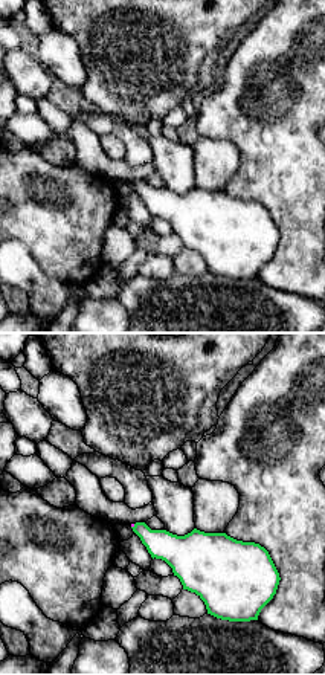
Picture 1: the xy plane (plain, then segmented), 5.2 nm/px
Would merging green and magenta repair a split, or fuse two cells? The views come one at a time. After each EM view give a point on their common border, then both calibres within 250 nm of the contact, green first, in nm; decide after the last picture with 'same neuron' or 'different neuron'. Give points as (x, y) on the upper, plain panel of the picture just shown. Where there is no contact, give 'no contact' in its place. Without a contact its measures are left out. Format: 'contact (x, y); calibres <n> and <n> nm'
contact (135, 184); calibres 160 and 20 nm

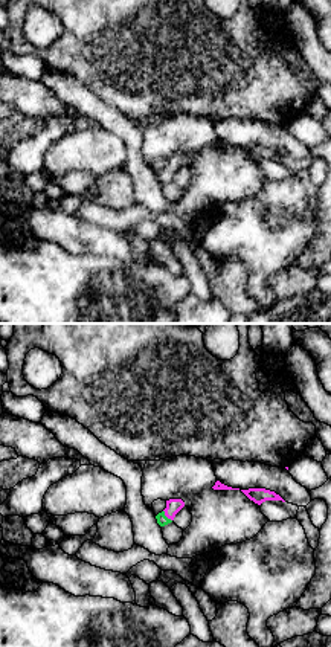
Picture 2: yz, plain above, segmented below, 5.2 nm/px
contact (165, 174); calibres 60 and 80 nm

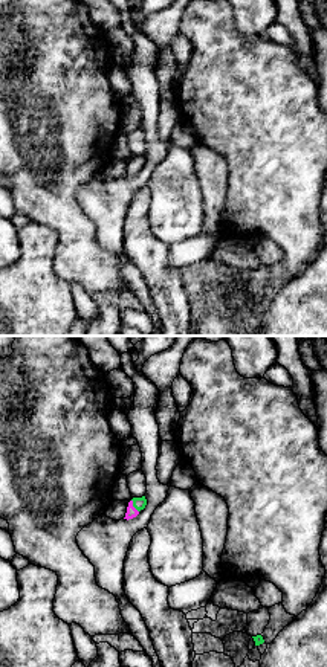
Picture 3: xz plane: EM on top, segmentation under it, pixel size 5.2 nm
contact (133, 164); calibres 70 and 60 nm

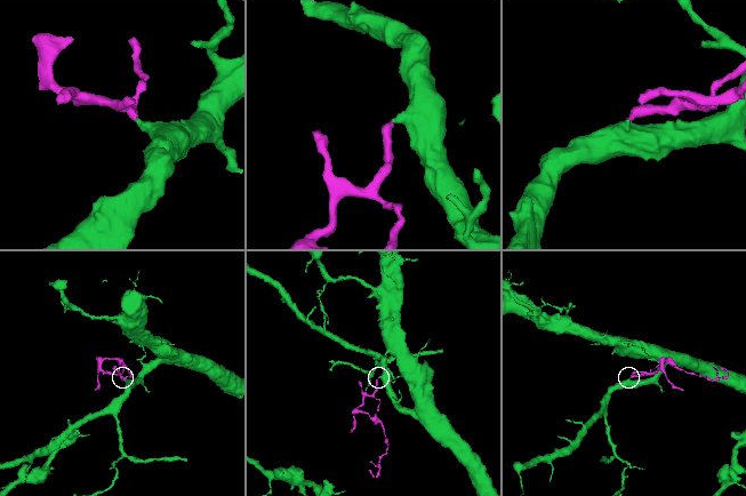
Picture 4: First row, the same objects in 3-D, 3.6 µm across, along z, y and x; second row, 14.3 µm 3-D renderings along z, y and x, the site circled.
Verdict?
same neuron

